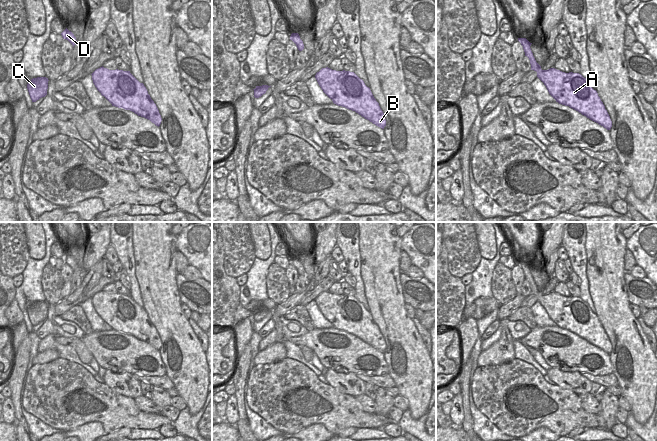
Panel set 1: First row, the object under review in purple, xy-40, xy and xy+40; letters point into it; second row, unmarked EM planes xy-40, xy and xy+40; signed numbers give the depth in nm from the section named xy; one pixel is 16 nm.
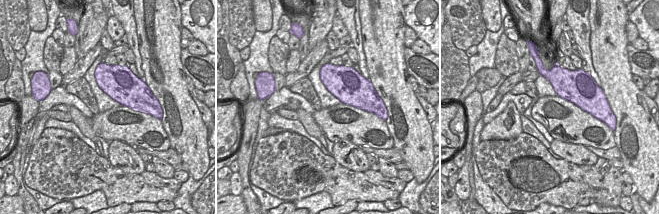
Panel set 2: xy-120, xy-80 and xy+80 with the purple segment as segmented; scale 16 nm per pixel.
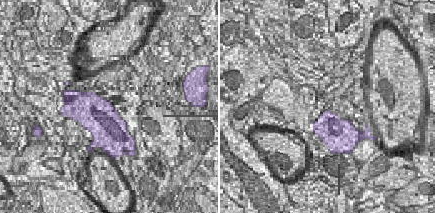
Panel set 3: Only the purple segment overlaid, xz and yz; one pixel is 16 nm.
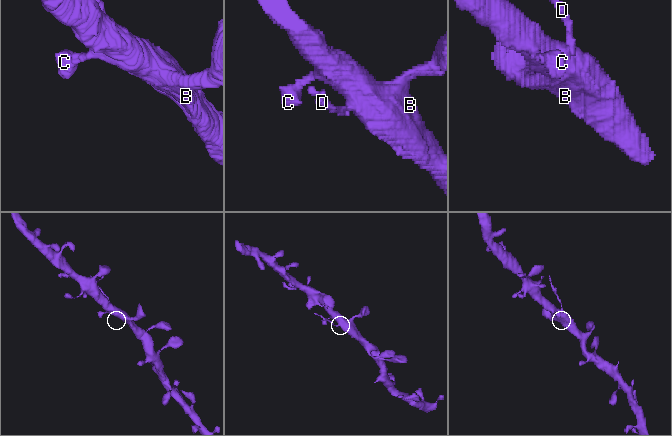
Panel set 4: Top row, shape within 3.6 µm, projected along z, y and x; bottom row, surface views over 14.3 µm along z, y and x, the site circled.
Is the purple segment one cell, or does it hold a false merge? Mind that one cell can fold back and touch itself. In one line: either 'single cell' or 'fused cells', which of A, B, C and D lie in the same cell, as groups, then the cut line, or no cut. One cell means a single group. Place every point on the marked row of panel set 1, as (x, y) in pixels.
fused cells; A B C / D; cut in xy+40 along (540, 67), (541, 79)

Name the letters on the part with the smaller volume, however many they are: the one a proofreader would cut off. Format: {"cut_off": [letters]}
{"cut_off": ["D"]}

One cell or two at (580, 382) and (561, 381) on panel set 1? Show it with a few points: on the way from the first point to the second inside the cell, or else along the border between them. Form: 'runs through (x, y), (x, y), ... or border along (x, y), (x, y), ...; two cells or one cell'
runs through (575, 382), (566, 380); one cell

